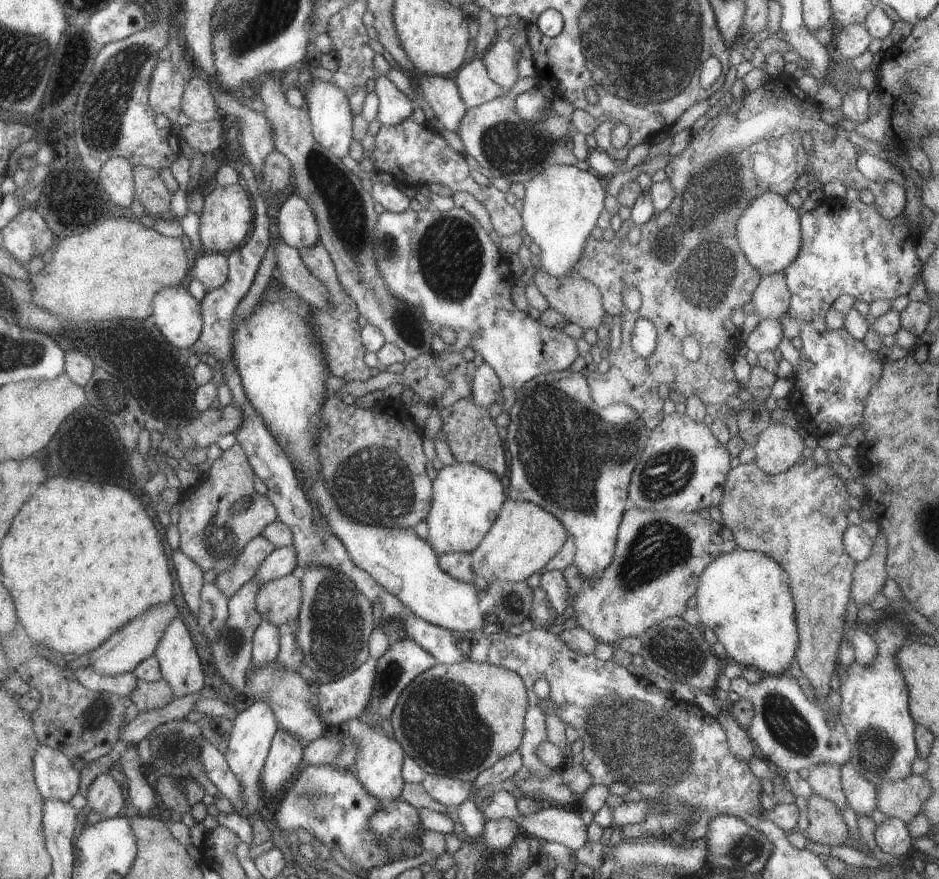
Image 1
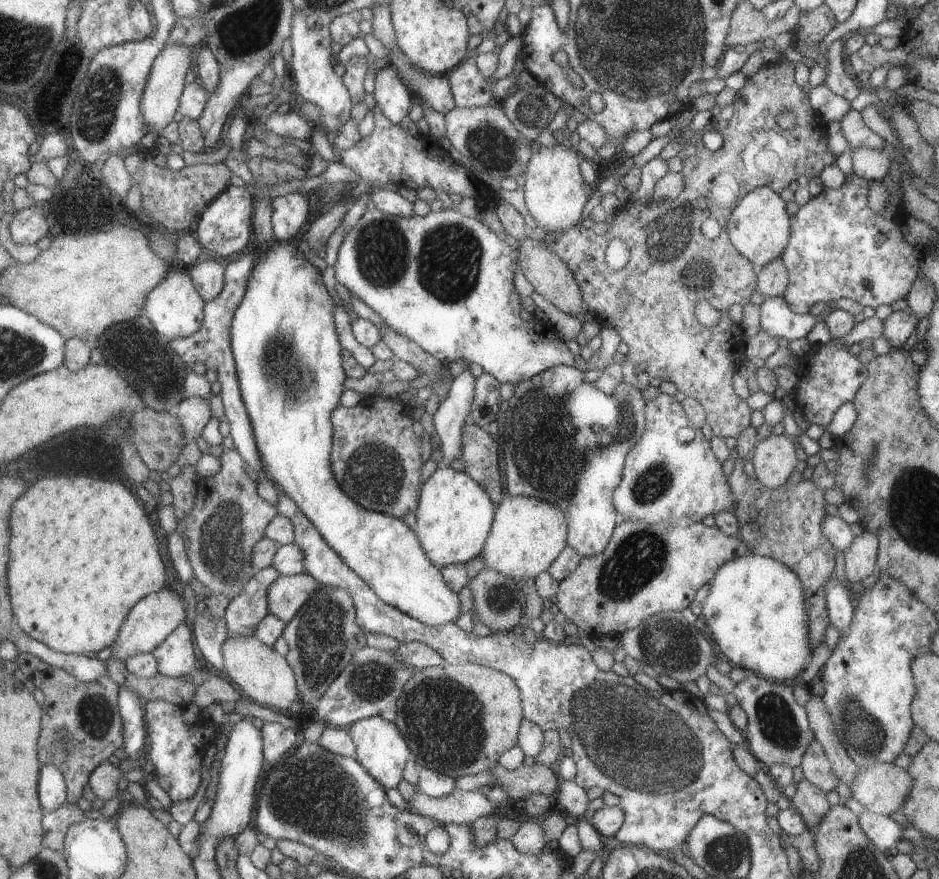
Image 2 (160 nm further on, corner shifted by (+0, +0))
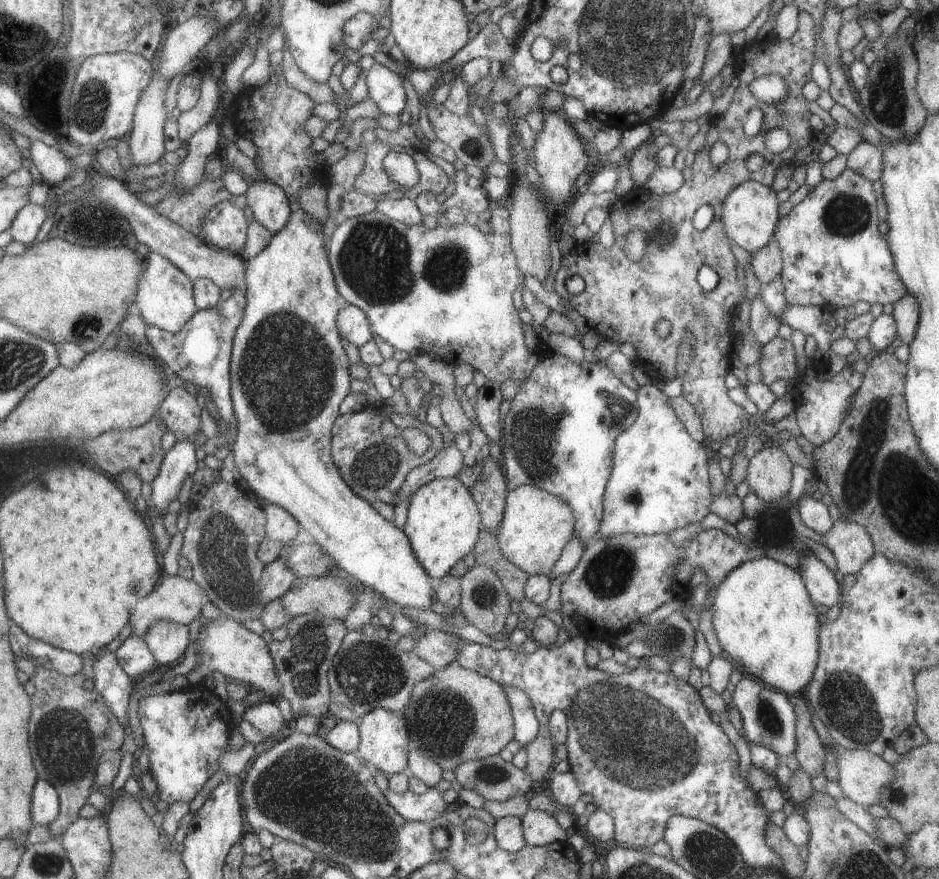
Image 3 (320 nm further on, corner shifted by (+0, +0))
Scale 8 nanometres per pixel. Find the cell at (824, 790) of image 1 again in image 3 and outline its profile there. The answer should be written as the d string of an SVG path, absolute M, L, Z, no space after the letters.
M795 693L788 695L788 699L796 716L794 734L796 745L793 756L799 764L799 768L812 777L822 772L822 762L825 758L823 744L819 741L811 724L809 704L805 697L800 693Z

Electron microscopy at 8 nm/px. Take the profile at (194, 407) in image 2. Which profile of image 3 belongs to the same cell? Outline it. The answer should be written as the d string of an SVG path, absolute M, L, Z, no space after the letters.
M181 440L164 454L161 468L150 483L151 501L148 505L151 510L155 510L155 514L166 514L167 505L178 496L183 480L200 467L195 450L193 442Z

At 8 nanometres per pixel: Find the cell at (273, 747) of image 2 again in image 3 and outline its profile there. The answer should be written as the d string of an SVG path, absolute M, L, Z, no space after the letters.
M275 701L261 702L255 706L246 705L242 718L262 733L263 740L277 739L277 735L283 732L281 726L286 724Z

